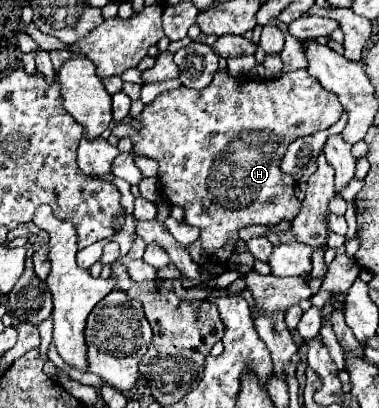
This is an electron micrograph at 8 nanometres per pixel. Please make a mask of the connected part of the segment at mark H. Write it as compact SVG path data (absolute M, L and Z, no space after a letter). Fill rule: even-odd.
M226 70L218 72L218 86L210 84L202 90L192 88L176 88L160 94L152 104L148 104L138 120L142 122L142 130L134 132L132 126L118 124L112 134L116 138L132 138L134 152L140 156L148 156L160 164L160 184L164 194L172 206L182 206L186 216L184 220L192 226L200 228L200 242L206 254L216 260L228 264L234 254L240 258L238 272L244 276L252 270L254 258L250 252L236 252L238 230L252 224L276 226L282 220L292 222L292 218L300 212L300 200L294 196L296 180L280 170L280 160L286 154L286 148L296 138L316 134L320 130L330 128L342 116L342 106L336 94L324 90L316 78L312 78L306 70L286 72L276 80L238 80L230 76Z

